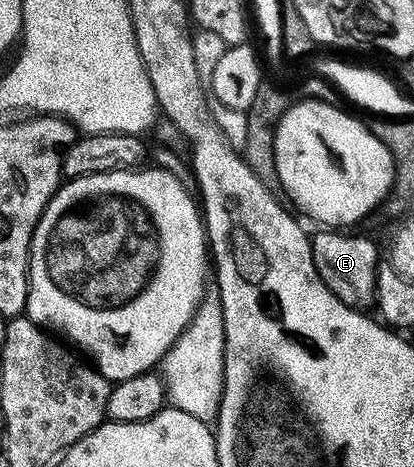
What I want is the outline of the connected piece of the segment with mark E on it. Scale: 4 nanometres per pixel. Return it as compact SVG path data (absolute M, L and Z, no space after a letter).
M317 231L313 233L313 262L323 283L345 305L368 310L377 299L377 245L369 237L352 237L349 231Z

